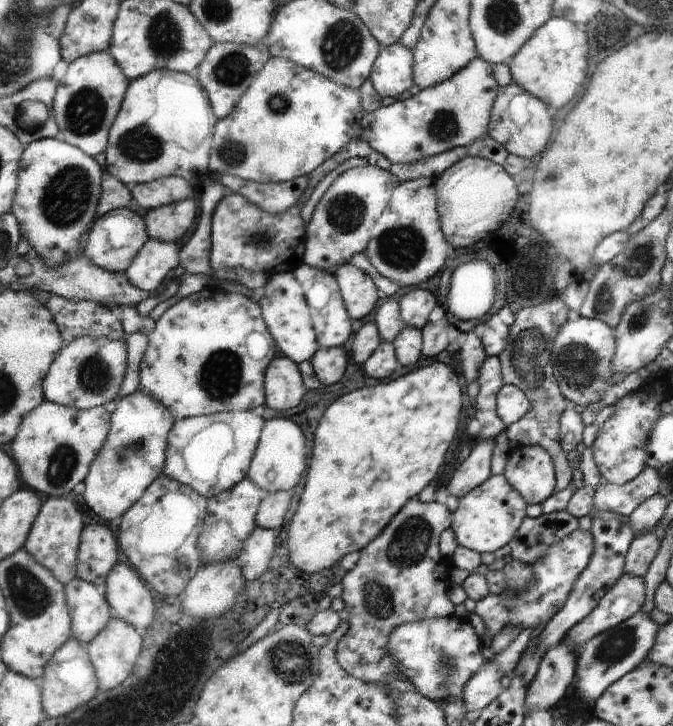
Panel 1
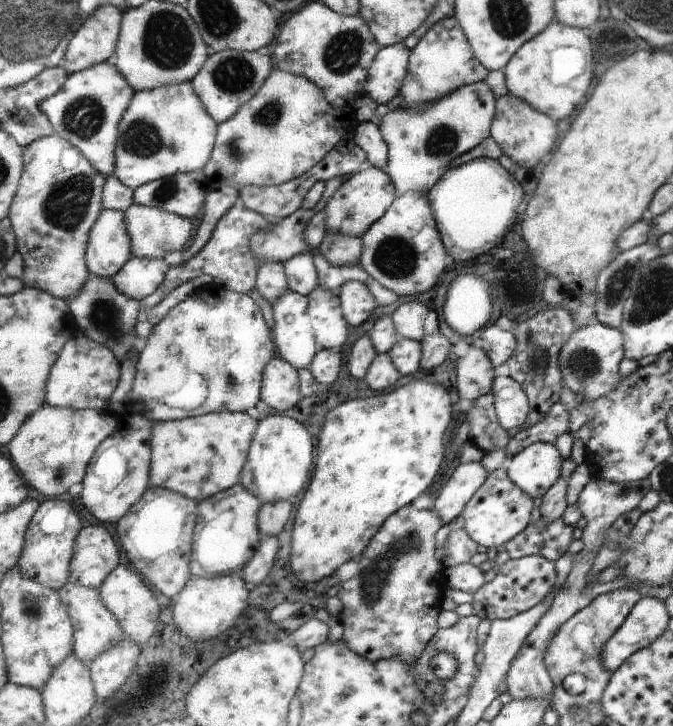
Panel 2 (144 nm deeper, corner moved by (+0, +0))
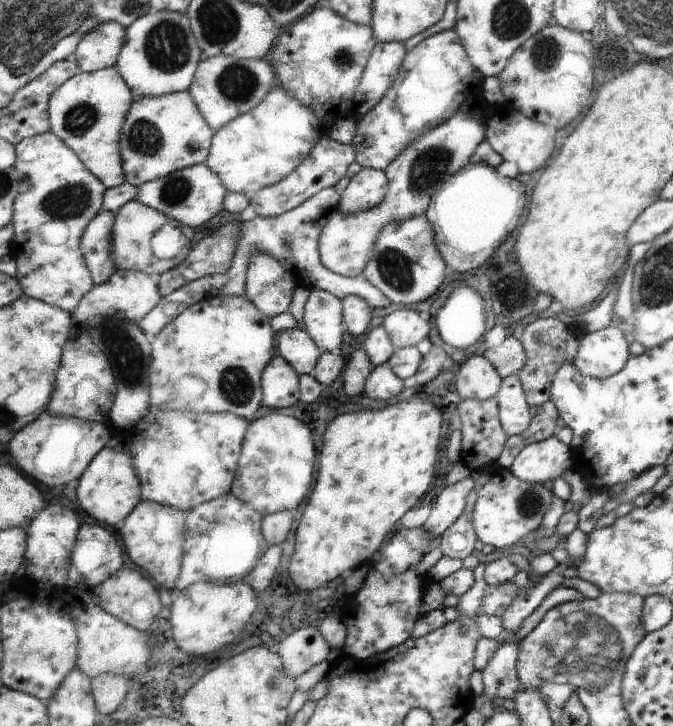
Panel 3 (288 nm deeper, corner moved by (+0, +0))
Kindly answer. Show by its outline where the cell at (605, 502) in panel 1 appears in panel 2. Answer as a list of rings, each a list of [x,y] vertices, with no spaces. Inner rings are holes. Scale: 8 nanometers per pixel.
[[[591,478],[585,488],[579,492],[577,496],[577,508],[581,510],[581,516],[585,518],[585,528],[583,528],[583,536],[581,536],[581,550],[579,554],[575,554],[577,558],[573,560],[571,564],[571,572],[567,574],[565,578],[565,584],[561,588],[559,594],[555,594],[549,610],[539,618],[537,626],[527,634],[527,638],[523,640],[521,648],[517,650],[515,658],[513,658],[513,664],[511,664],[511,670],[507,674],[507,690],[511,692],[513,700],[523,700],[523,698],[551,698],[553,694],[553,680],[551,680],[551,674],[545,666],[545,652],[553,640],[553,634],[559,630],[561,624],[565,624],[569,618],[573,618],[573,614],[577,614],[581,608],[581,590],[587,586],[585,578],[587,574],[591,572],[591,566],[593,566],[593,560],[601,548],[601,538],[603,538],[603,532],[613,524],[615,518],[619,518],[623,512],[629,512],[629,510],[635,510],[641,502],[641,498],[649,492],[649,482],[637,482],[637,484],[615,484],[615,482],[607,482],[607,480],[601,480],[601,478]]]

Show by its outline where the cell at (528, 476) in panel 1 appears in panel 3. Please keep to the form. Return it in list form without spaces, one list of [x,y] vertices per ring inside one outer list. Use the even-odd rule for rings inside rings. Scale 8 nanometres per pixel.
[[[555,436],[527,444],[515,460],[511,460],[513,474],[527,484],[543,484],[543,482],[555,482],[563,476],[563,472],[573,464],[571,450]]]

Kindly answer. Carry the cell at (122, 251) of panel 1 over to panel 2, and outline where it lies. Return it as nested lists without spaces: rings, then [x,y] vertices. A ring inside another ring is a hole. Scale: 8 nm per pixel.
[[[105,210],[93,226],[87,262],[93,276],[113,280],[129,260],[133,260],[133,240],[125,210]]]

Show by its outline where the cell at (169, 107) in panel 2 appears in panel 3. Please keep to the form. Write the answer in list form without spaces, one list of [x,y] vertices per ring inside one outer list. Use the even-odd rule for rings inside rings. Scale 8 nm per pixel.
[[[189,90],[135,100],[133,110],[129,110],[129,118],[125,120],[125,126],[121,130],[121,158],[125,162],[125,184],[133,184],[135,188],[139,188],[149,182],[169,178],[171,174],[183,172],[197,164],[207,164],[213,148],[213,138],[215,130],[205,120],[201,108],[197,106]]]

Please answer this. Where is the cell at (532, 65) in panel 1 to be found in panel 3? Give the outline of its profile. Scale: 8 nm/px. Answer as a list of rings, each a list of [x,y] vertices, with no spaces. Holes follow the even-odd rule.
[[[553,22],[533,34],[533,38],[523,42],[523,46],[513,54],[509,66],[499,76],[501,88],[517,112],[523,112],[551,130],[563,128],[567,122],[575,120],[581,106],[587,104],[589,86],[593,82],[591,60],[591,48],[583,40],[581,32],[567,30]]]

